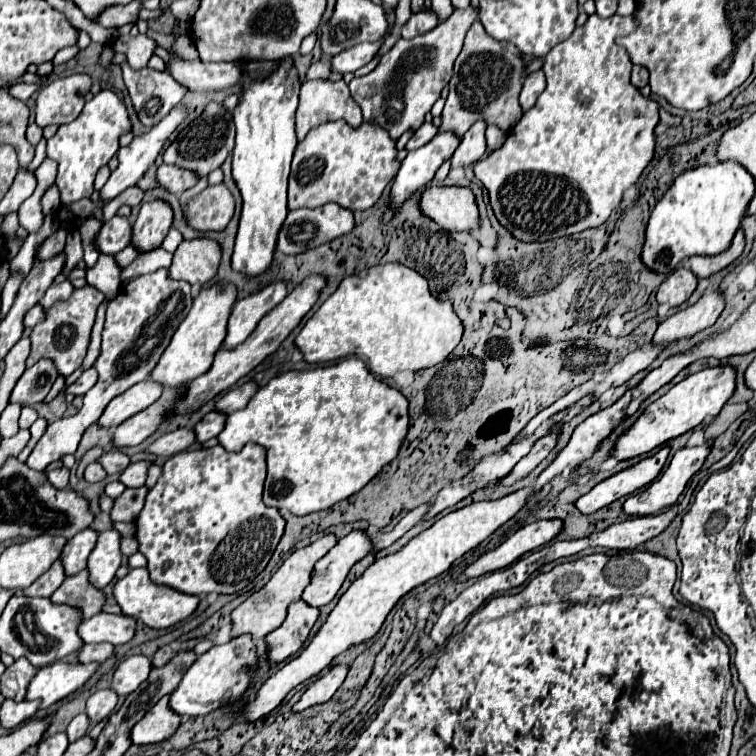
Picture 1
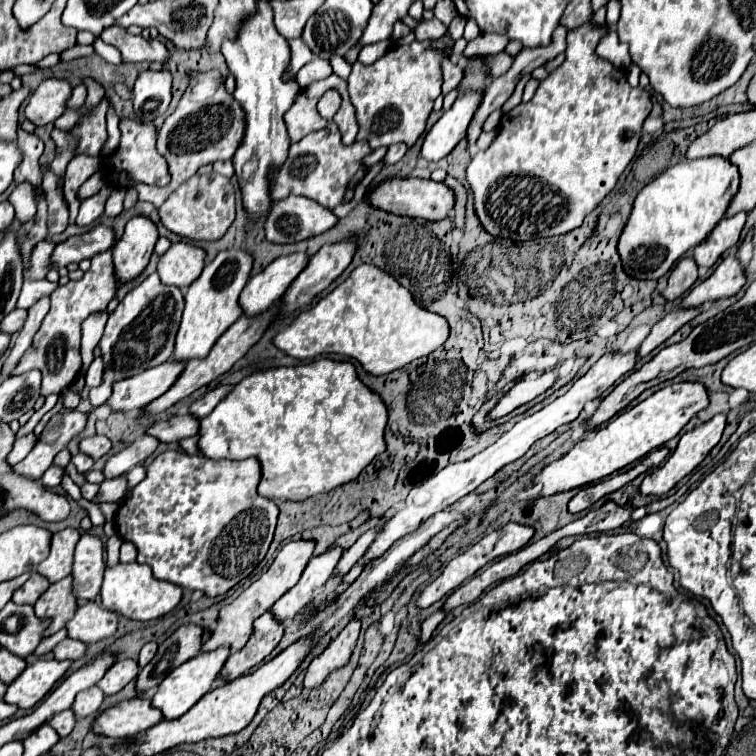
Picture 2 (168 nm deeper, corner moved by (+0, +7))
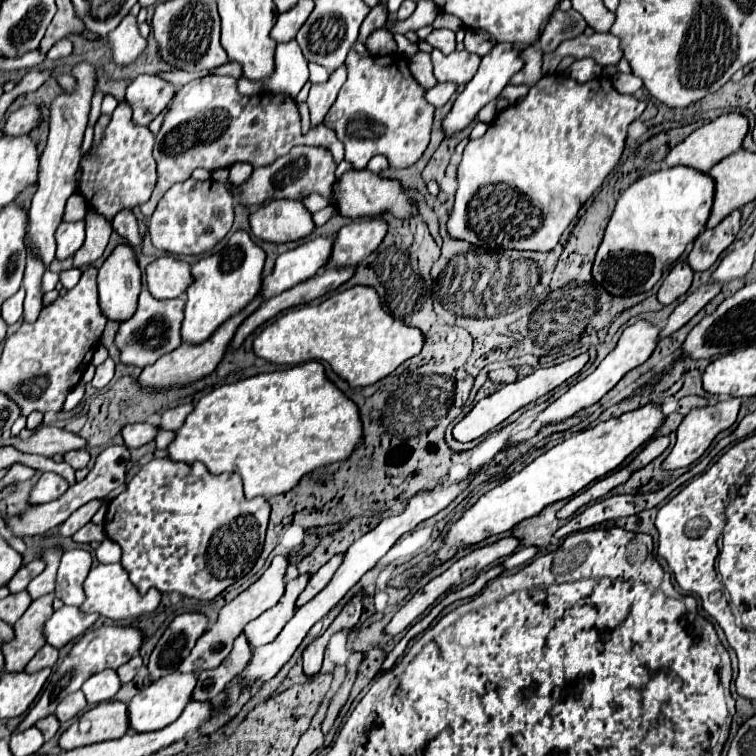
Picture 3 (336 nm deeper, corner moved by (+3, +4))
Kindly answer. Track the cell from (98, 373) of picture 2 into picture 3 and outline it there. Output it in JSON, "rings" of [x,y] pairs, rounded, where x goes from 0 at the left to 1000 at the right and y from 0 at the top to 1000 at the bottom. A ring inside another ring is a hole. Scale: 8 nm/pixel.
{"rings":[[[143,472],[135,483],[127,485],[127,493],[124,493],[122,509],[124,509],[127,515],[138,515],[138,512],[146,507],[148,496],[151,496],[151,478]]]}

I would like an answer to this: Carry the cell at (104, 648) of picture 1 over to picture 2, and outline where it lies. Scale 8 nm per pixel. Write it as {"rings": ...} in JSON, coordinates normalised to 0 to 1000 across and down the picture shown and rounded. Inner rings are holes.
{"rings":[[[86,844],[81,847],[73,857],[70,857],[70,868],[73,873],[102,873],[112,865],[112,852],[110,849],[102,849],[102,847],[94,847],[94,844]]]}

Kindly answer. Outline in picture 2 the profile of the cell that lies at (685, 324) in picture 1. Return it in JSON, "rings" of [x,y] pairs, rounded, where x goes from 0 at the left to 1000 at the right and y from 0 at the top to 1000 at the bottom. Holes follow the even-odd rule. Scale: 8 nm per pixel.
{"rings":[[[962,339],[956,341],[956,347],[946,354],[946,360],[927,373],[925,378],[919,378],[909,394],[903,394],[901,405],[911,407],[911,405],[927,405],[938,397],[951,397],[951,394],[962,394],[962,392],[972,392],[980,381],[985,378],[985,354],[978,347],[978,341]]]}

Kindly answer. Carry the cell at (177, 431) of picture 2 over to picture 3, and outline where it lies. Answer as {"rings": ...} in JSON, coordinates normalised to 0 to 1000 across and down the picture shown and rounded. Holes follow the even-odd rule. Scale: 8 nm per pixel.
{"rings":[[[180,560],[180,562],[167,562],[161,567],[161,578],[164,578],[164,586],[169,591],[188,591],[198,583],[204,583],[204,578],[212,573],[212,567],[201,560]]]}

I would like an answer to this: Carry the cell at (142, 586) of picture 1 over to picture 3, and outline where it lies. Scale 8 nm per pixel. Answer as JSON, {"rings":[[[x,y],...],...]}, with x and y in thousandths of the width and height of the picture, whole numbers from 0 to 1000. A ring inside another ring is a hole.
{"rings":[[[159,745],[124,750],[119,755],[116,766],[111,769],[111,782],[114,782],[114,795],[106,806],[111,806],[111,811],[132,811],[151,821],[188,816],[193,811],[201,811],[201,808],[206,808],[206,803],[212,800],[212,792],[214,792],[214,784],[209,779],[196,779],[193,787],[185,787],[183,779],[172,771],[169,755]]]}

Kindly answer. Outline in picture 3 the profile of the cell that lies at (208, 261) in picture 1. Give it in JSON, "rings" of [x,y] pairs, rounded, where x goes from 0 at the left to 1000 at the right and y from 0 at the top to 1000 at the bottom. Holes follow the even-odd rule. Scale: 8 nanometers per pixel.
{"rings":[[[228,337],[212,340],[193,353],[193,372],[204,393],[212,396],[238,393],[254,377],[251,351],[246,345],[230,343]]]}

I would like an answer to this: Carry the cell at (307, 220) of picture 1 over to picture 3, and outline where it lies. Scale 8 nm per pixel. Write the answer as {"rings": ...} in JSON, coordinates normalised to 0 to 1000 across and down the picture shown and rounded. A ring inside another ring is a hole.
{"rings":[[[357,266],[352,274],[333,279],[333,308],[357,321],[378,321],[407,313],[415,306],[413,282],[397,266]]]}

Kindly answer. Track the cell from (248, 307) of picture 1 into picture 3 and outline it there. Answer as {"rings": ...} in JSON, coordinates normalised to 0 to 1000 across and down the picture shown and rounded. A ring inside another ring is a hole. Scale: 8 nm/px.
{"rings":[[[418,313],[413,319],[405,319],[394,324],[386,332],[373,335],[365,343],[362,358],[347,369],[347,380],[341,390],[347,396],[357,396],[362,390],[370,390],[373,385],[399,374],[402,369],[415,366],[437,340],[439,329],[439,313]]]}

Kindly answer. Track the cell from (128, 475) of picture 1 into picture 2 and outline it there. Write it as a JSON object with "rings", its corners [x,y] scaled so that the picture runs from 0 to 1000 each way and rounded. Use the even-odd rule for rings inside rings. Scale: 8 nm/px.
{"rings":[[[157,630],[157,632],[149,632],[149,635],[139,635],[139,638],[134,638],[131,651],[120,664],[123,667],[136,667],[136,664],[157,667],[157,659],[165,656],[165,651],[168,651],[165,630]]]}

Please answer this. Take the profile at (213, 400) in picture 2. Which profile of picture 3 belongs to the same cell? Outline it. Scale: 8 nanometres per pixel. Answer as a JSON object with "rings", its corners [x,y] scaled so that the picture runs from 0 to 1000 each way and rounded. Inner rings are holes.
{"rings":[[[249,533],[249,536],[235,536],[235,538],[230,538],[230,541],[217,544],[214,557],[212,557],[212,567],[228,567],[228,570],[235,570],[238,562],[243,562],[249,546],[254,546],[254,538],[257,538],[257,536]]]}

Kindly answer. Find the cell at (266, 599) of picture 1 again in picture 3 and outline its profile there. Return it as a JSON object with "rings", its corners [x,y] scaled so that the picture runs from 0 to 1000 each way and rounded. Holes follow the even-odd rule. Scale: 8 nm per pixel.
{"rings":[[[365,734],[365,737],[360,739],[357,750],[347,758],[347,763],[344,763],[339,771],[333,771],[325,782],[320,782],[315,790],[310,790],[304,798],[299,798],[299,800],[291,806],[288,821],[280,827],[280,832],[272,835],[272,837],[259,848],[259,853],[257,853],[257,858],[254,858],[254,864],[251,864],[251,869],[241,874],[238,888],[241,888],[241,890],[254,890],[254,888],[283,885],[286,880],[291,880],[291,877],[302,869],[302,864],[307,861],[307,851],[310,851],[310,845],[323,835],[323,829],[325,829],[333,819],[339,819],[344,811],[349,811],[352,806],[362,803],[362,800],[370,795],[370,790],[376,787],[376,776],[378,776],[376,761],[378,761],[381,747],[384,747],[381,737]]]}

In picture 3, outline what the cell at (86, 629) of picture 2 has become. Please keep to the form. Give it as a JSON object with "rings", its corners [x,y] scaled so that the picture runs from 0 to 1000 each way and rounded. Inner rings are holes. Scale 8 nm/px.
{"rings":[[[82,803],[82,806],[71,808],[71,813],[58,827],[61,848],[79,858],[87,851],[93,851],[95,845],[114,837],[127,824],[130,816],[132,816],[130,811],[114,813],[103,803]]]}

